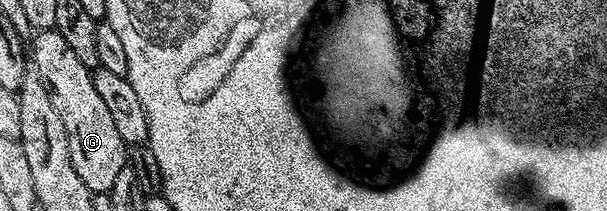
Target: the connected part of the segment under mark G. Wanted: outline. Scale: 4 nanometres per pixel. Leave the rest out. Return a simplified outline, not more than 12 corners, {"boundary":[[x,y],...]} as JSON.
{"boundary":[[54,30],[29,60],[53,98],[69,158],[91,193],[128,167],[92,69]]}

